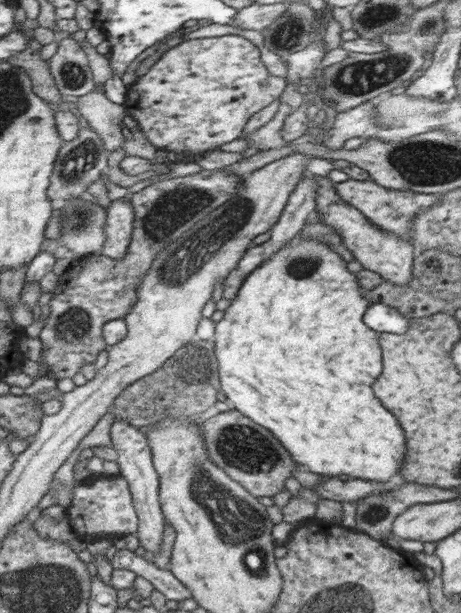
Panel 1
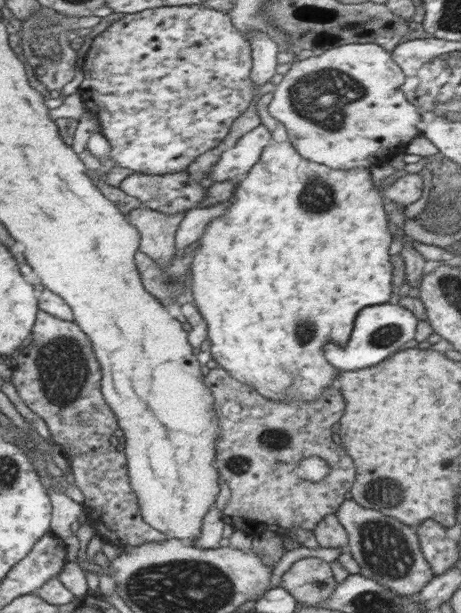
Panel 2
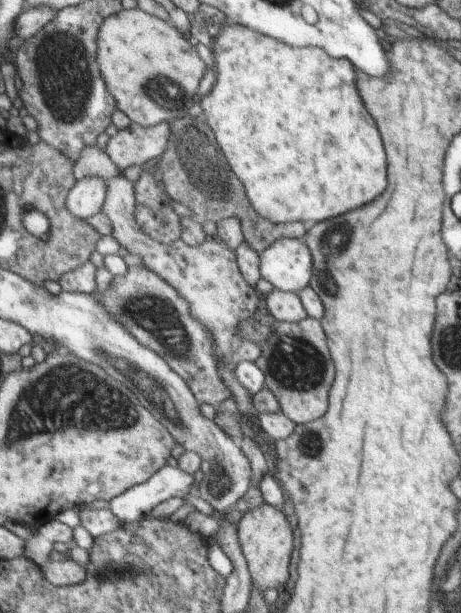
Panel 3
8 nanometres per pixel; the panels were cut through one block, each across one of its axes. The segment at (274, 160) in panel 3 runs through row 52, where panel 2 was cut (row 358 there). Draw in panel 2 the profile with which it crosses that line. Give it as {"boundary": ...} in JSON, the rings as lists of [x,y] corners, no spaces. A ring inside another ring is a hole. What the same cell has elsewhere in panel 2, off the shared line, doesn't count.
{"boundary":[[[271,140],[263,150],[261,159],[251,167],[245,176],[240,178],[234,196],[228,200],[227,212],[206,227],[200,246],[192,253],[191,275],[194,303],[208,325],[207,339],[212,344],[209,351],[218,366],[230,372],[234,379],[251,386],[256,393],[270,401],[316,401],[324,395],[324,391],[336,382],[340,371],[337,371],[324,356],[324,344],[334,342],[336,346],[346,348],[353,332],[353,324],[358,313],[367,306],[384,304],[395,299],[392,293],[392,263],[388,249],[392,244],[390,220],[384,211],[386,199],[375,188],[368,168],[351,168],[350,170],[334,170],[323,164],[314,164],[302,158],[290,142],[276,143]]]}

